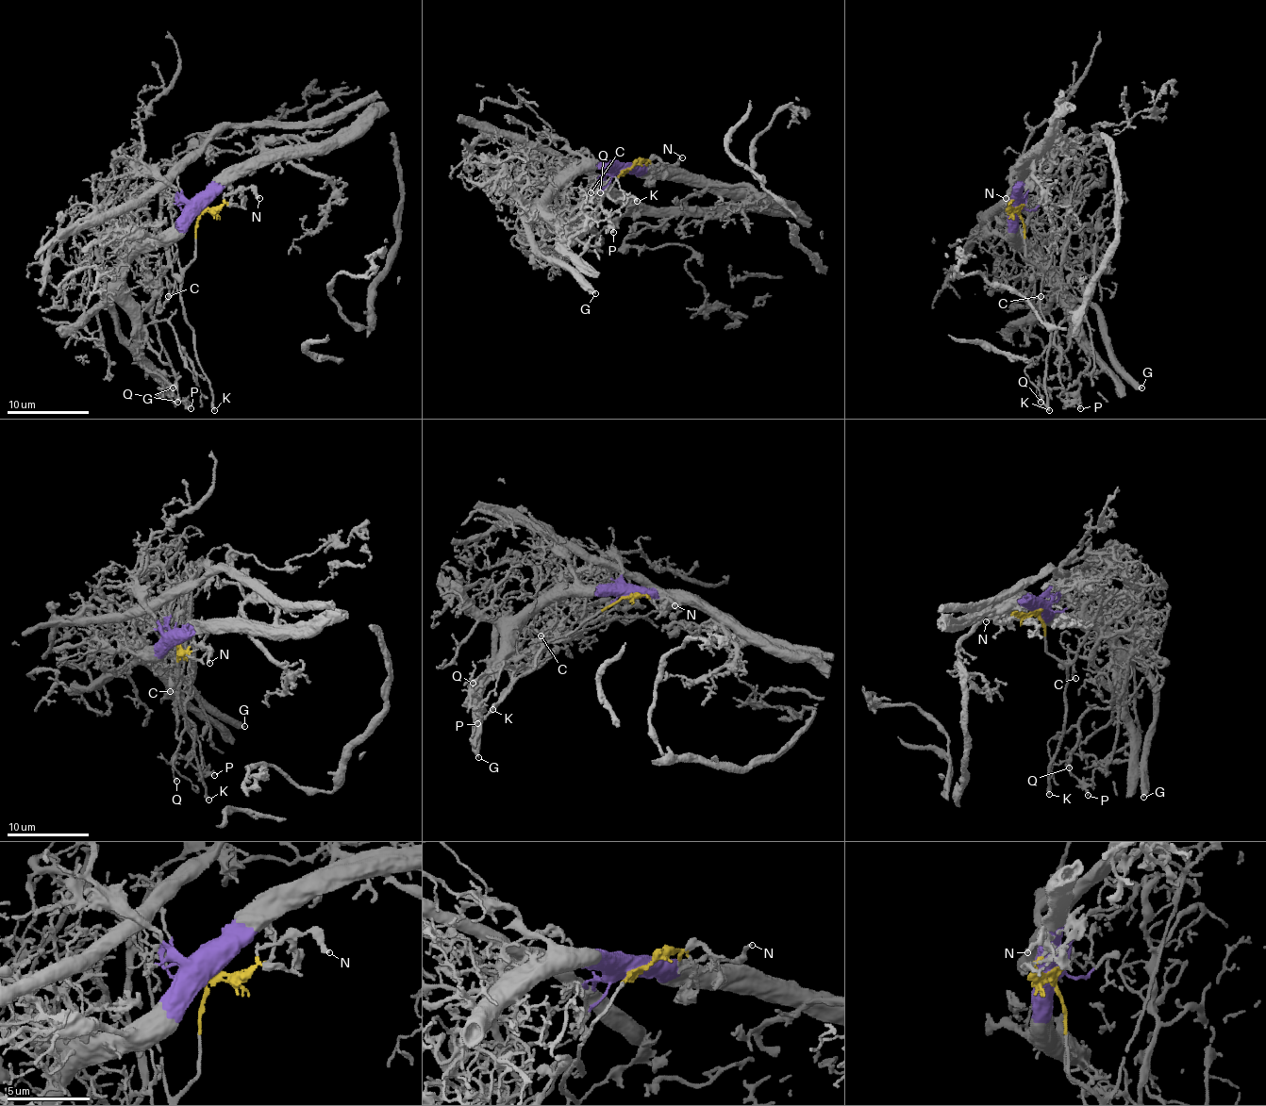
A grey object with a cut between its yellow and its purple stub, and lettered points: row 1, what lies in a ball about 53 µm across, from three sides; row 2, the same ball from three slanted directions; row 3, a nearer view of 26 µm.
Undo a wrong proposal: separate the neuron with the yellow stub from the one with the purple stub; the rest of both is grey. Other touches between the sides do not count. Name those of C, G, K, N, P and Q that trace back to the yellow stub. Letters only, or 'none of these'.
K, N

